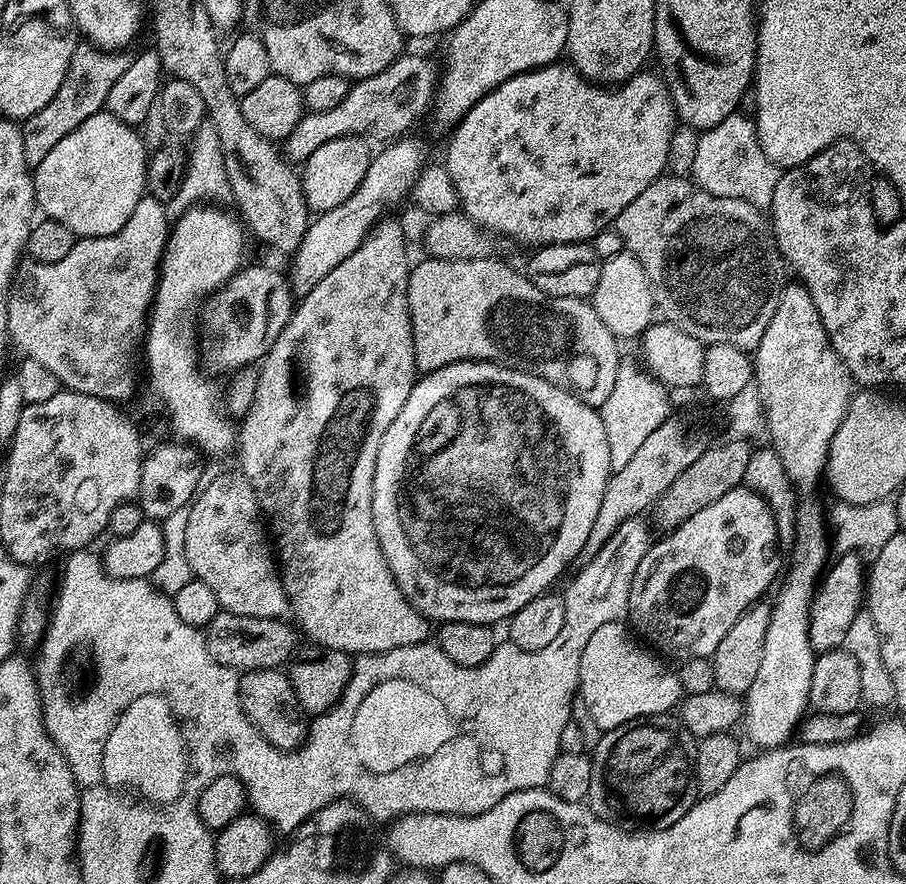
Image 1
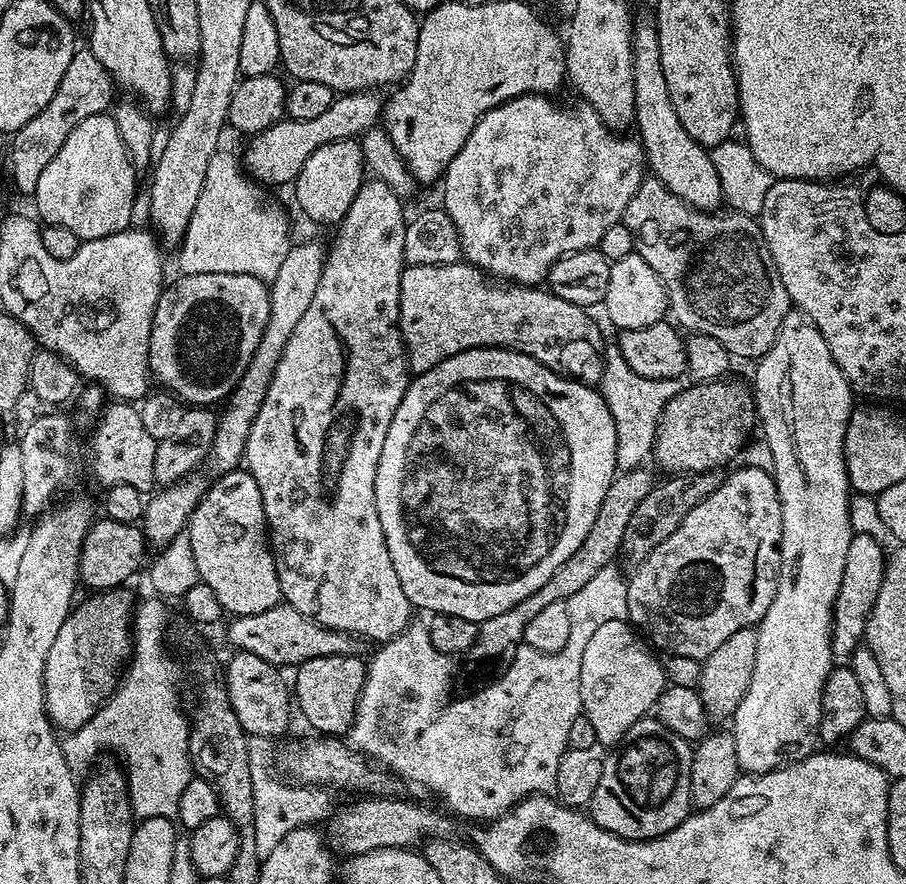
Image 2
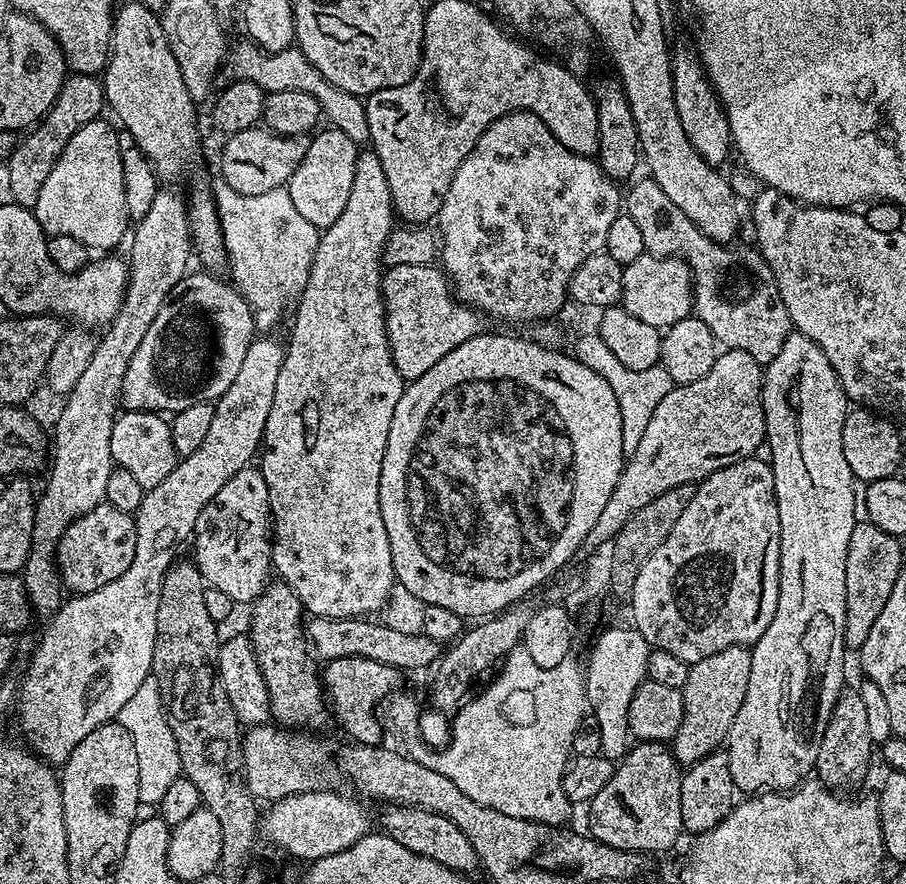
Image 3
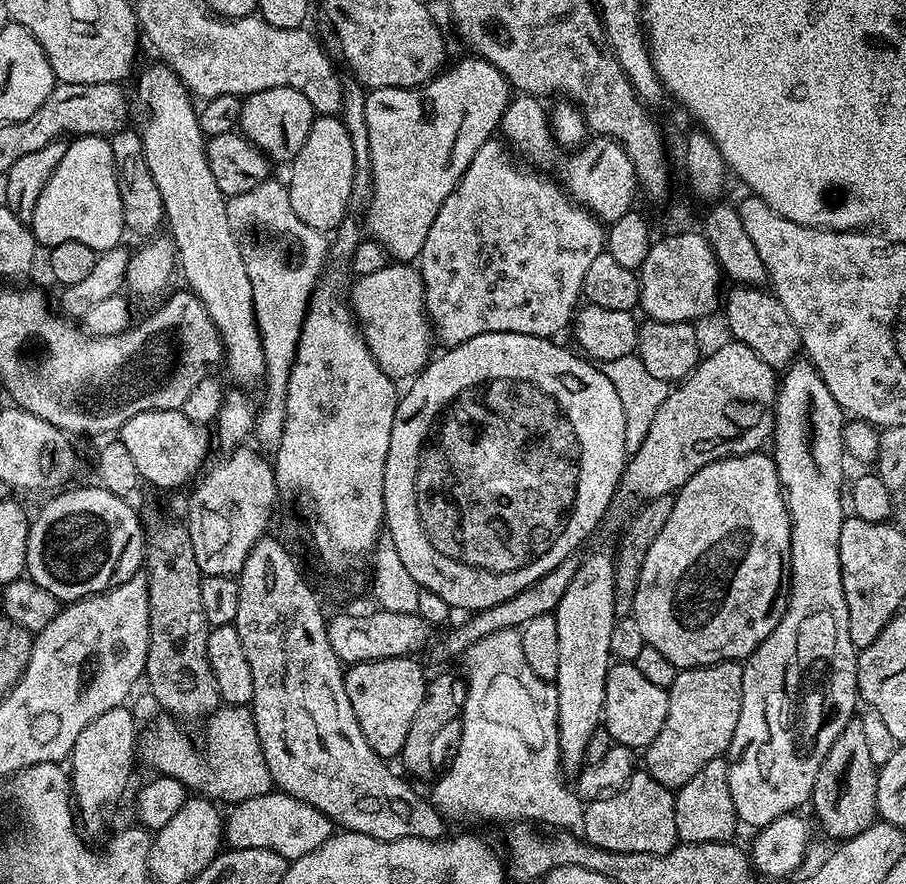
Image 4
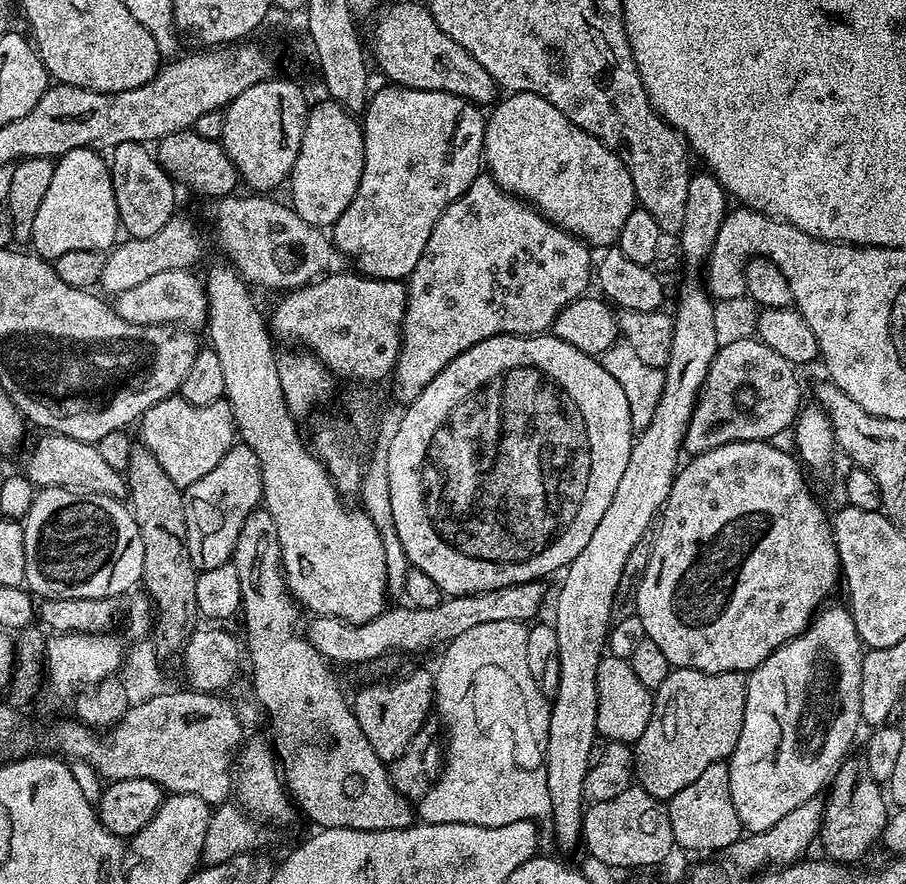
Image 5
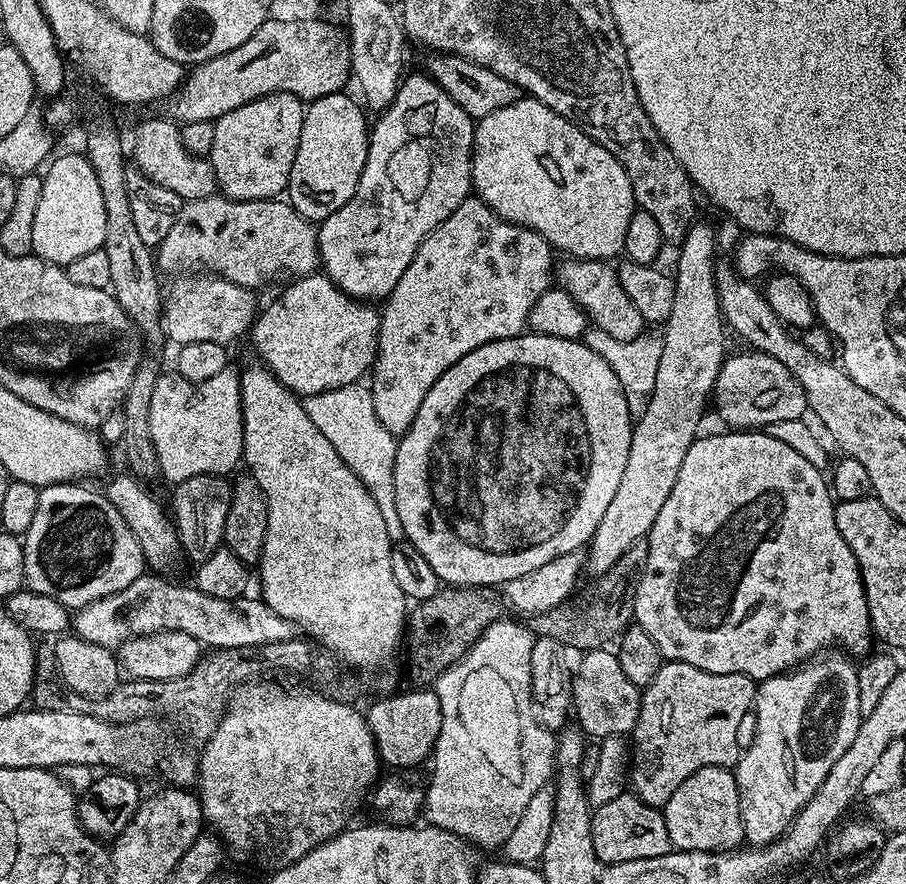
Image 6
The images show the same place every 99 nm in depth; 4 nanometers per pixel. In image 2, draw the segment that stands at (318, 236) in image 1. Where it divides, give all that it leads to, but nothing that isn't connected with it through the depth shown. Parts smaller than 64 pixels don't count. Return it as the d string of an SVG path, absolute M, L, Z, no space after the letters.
M316 242L295 243L287 252L285 261L282 262L278 274L270 282L269 296L270 317L267 318L266 329L259 339L258 348L254 357L247 364L242 378L232 390L232 395L227 397L226 404L229 408L219 413L216 422L216 433L212 449L208 452L207 467L213 468L213 473L223 474L234 472L241 467L244 459L244 447L246 438L250 438L250 426L254 426L254 418L266 398L266 390L270 386L270 380L277 369L278 361L282 358L282 352L289 342L298 321L306 314L315 290L318 290L318 281L324 269L326 250Z

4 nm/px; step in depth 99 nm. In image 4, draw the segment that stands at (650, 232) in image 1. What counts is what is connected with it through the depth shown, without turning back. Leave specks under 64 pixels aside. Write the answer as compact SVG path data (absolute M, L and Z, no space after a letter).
M736 286L733 289L733 292L729 296L727 293L726 296L728 328L733 332L732 336L739 343L750 346L750 350L754 350L754 354L761 356L772 368L787 369L797 359L795 356L801 355L802 349L798 330L790 314L786 314L782 302L777 296L769 294L760 286Z

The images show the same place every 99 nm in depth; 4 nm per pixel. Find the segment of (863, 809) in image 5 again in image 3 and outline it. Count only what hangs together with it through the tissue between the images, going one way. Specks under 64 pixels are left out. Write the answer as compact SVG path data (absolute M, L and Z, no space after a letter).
M845 690L840 693L838 702L826 724L826 734L822 734L822 746L818 746L815 775L821 784L833 790L856 788L868 776L868 767L874 760L874 745L870 738L866 702L858 690Z

